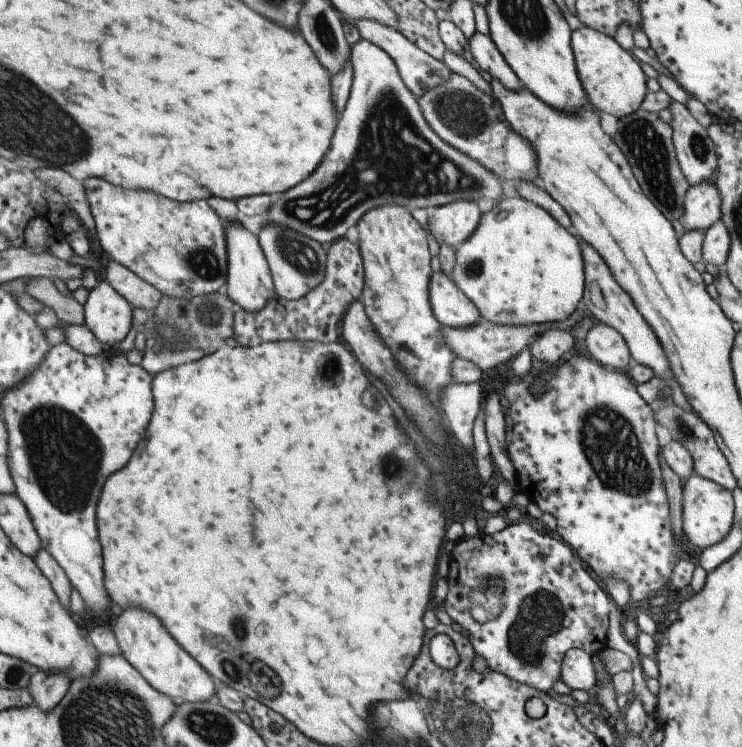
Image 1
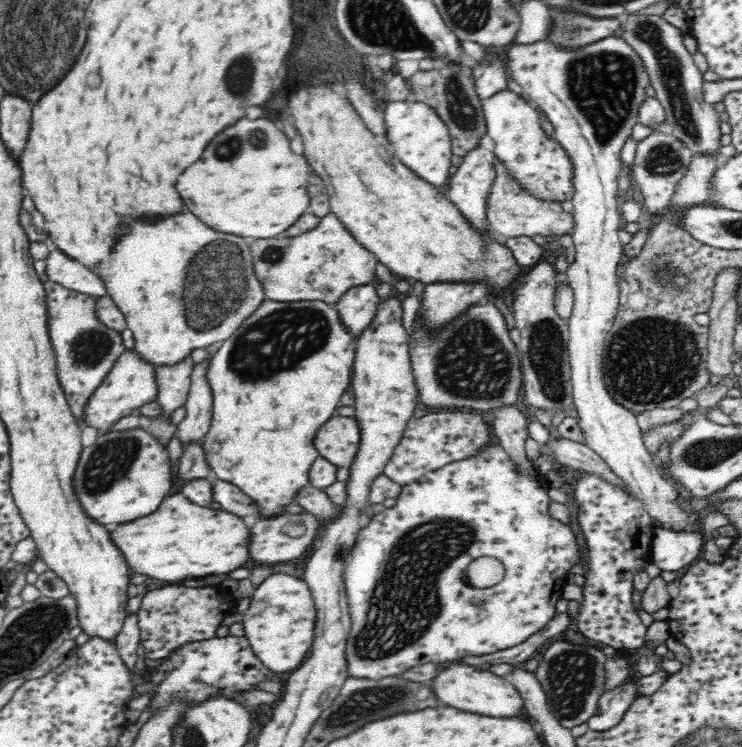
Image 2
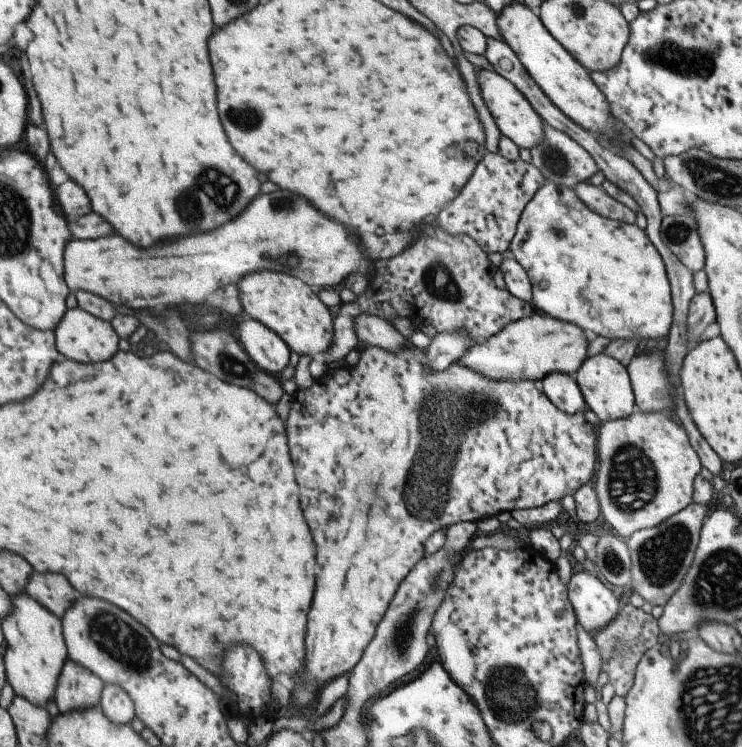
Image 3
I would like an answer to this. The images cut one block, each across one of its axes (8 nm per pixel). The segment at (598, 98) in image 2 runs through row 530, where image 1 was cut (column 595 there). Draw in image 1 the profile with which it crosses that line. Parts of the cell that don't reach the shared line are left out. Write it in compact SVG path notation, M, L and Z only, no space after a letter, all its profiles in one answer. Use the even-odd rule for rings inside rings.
M567 650L560 664L560 680L571 690L591 690L596 683L591 655L584 650Z

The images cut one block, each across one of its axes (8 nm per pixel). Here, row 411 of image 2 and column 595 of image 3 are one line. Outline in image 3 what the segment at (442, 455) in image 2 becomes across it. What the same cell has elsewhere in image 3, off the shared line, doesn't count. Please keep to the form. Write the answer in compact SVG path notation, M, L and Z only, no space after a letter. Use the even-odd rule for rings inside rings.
M411 343L407 349L397 353L387 353L381 348L369 346L360 353L355 366L339 365L325 372L307 389L297 389L292 395L289 415L284 424L288 456L291 456L294 480L299 488L299 508L315 542L315 590L311 598L311 608L307 614L305 640L303 640L304 662L300 673L291 675L293 688L289 691L289 708L303 708L313 702L316 690L332 679L350 672L359 661L360 655L370 642L379 618L387 608L387 600L395 593L395 586L412 570L423 557L424 541L440 529L462 522L477 523L485 518L495 517L503 512L541 507L550 501L559 501L565 495L573 495L577 489L590 483L596 466L595 426L585 422L583 412L564 414L534 388L531 380L493 381L467 368L451 363L448 368L437 373L426 372L424 355Z

